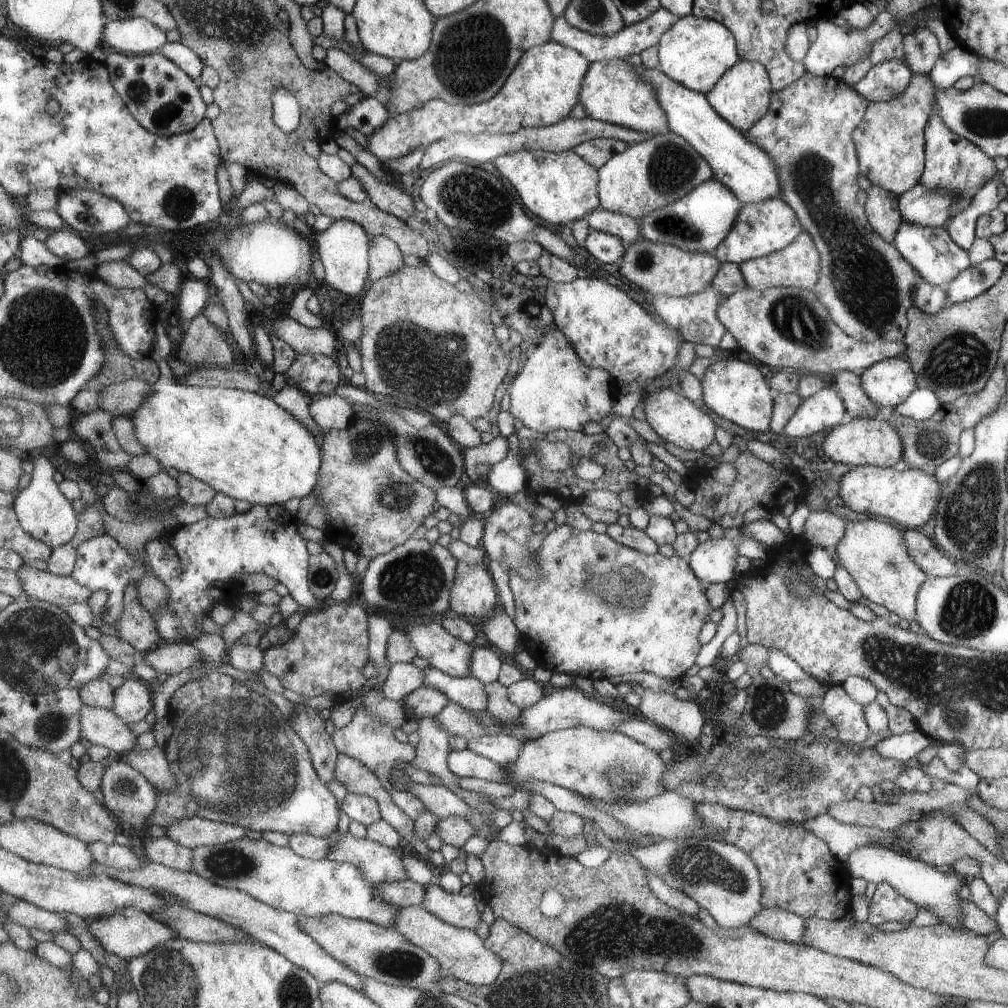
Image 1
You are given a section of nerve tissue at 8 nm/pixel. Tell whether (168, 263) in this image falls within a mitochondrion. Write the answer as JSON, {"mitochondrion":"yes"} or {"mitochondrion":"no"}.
{"mitochondrion":"no"}

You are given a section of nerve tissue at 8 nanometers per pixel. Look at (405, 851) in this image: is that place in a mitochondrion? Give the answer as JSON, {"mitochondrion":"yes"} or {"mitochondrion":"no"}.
{"mitochondrion":"no"}

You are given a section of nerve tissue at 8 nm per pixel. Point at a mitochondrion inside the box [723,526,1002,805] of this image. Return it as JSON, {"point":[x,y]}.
{"point":[969,610]}

